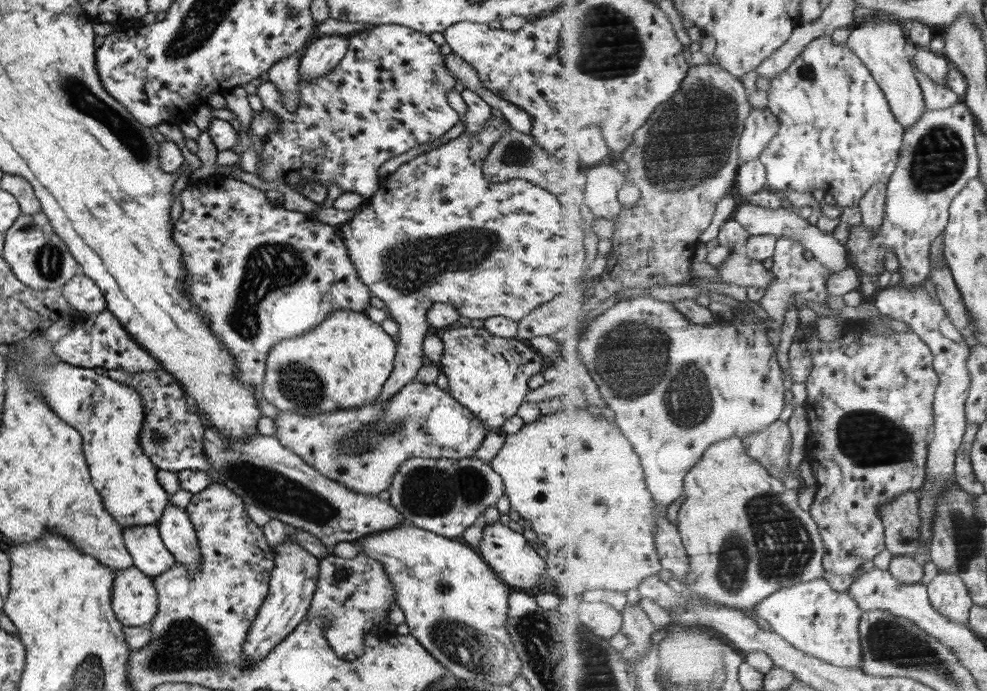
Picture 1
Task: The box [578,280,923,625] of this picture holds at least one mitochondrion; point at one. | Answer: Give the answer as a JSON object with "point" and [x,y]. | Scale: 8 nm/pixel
{"point":[779,546]}

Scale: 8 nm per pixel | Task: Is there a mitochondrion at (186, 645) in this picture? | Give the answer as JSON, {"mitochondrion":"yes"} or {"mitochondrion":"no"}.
{"mitochondrion":"yes"}

